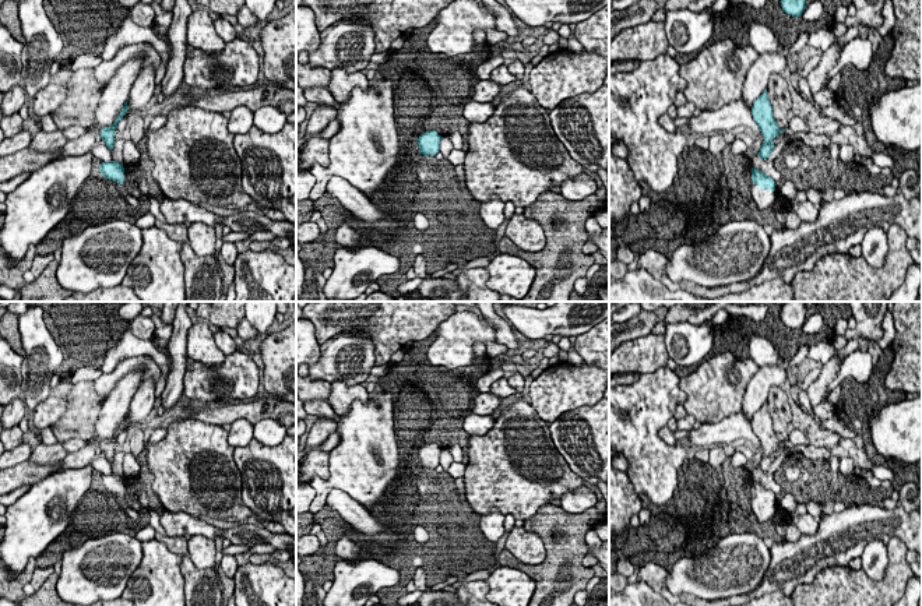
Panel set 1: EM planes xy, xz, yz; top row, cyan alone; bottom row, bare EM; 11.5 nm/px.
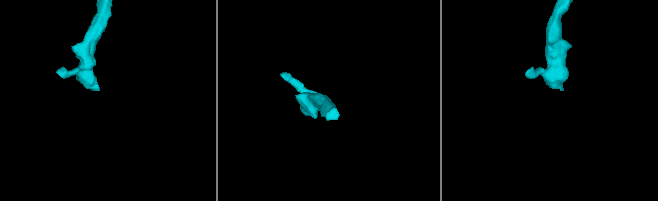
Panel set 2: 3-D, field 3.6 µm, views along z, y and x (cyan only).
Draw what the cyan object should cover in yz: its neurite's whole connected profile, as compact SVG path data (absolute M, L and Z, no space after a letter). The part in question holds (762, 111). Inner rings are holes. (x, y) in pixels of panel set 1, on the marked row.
M764 89L763 94L753 102L752 116L764 137L764 142L761 144L757 156L760 156L761 159L767 159L775 148L773 140L781 131L785 131L785 128L780 130L777 126L777 121L773 116L773 106L768 101L767 89Z

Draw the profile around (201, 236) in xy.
M193 222L187 232L193 251L203 256L214 256L217 251L215 228L203 222Z

